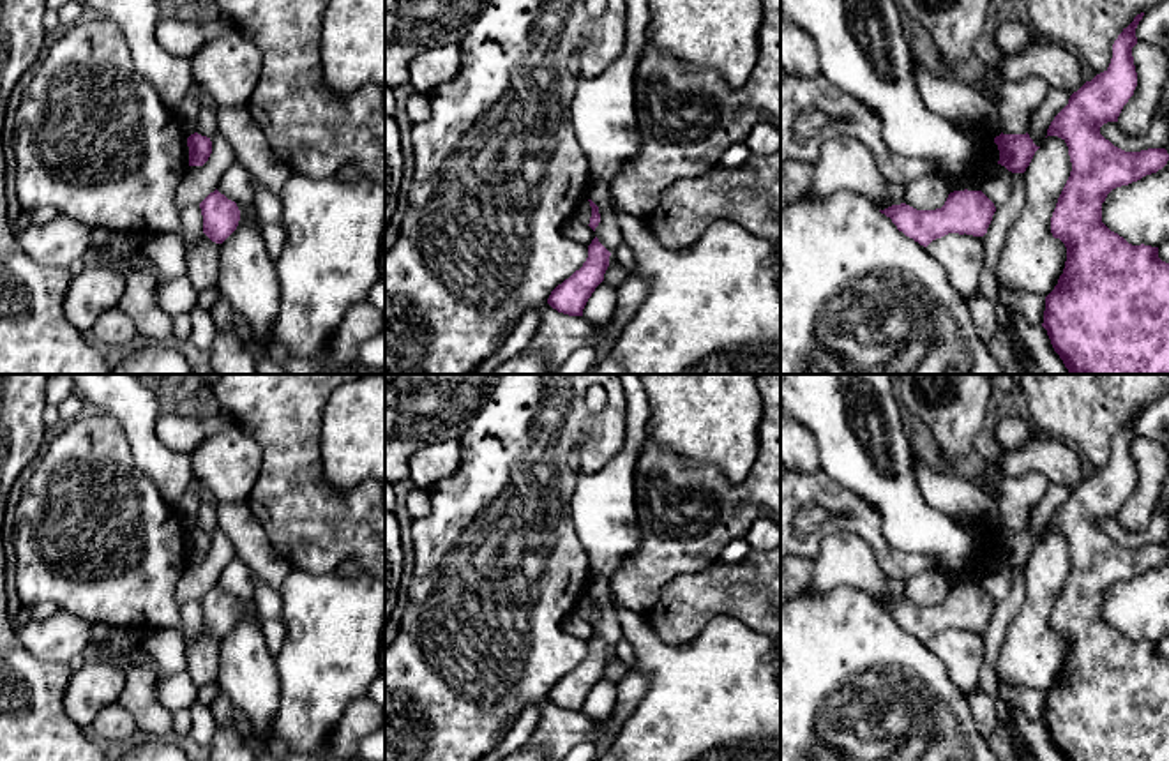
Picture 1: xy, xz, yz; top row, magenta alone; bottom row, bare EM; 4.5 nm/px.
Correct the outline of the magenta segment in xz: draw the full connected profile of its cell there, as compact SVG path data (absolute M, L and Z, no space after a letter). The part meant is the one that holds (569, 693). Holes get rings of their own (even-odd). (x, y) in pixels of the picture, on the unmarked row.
M595 632L588 641L588 653L583 662L551 687L547 699L558 708L583 712L588 694L604 676L609 652L611 648Z

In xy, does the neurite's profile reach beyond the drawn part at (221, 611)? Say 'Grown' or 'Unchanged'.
Unchanged

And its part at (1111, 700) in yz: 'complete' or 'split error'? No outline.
complete

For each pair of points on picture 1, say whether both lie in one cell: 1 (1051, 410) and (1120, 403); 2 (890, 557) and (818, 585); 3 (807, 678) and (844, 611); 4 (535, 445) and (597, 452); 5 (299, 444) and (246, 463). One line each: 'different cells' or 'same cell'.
1: same cell
2: different cells
3: same cell
4: same cell
5: different cells

